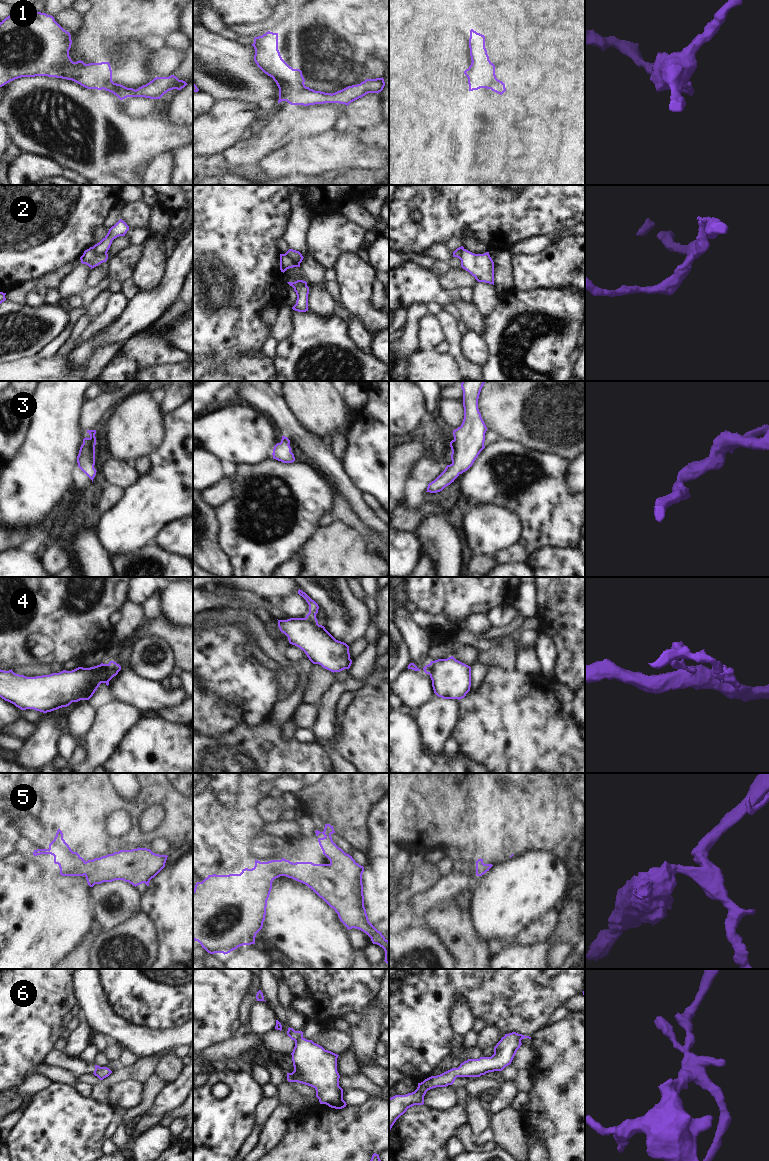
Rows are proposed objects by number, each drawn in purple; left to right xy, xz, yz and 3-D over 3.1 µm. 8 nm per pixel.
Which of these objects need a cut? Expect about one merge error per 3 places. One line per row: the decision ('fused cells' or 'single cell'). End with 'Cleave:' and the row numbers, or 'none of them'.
1: fused cells
2: fused cells
3: single cell
4: fused cells
5: single cell
6: single cell
Cleave: 1, 2, 4

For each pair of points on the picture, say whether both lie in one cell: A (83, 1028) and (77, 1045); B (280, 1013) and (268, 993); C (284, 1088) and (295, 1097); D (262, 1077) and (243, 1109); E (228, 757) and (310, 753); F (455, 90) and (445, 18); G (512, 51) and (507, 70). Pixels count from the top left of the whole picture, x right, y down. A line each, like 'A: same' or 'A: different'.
A: same
B: same
C: same
D: different
E: same
F: same
G: different

